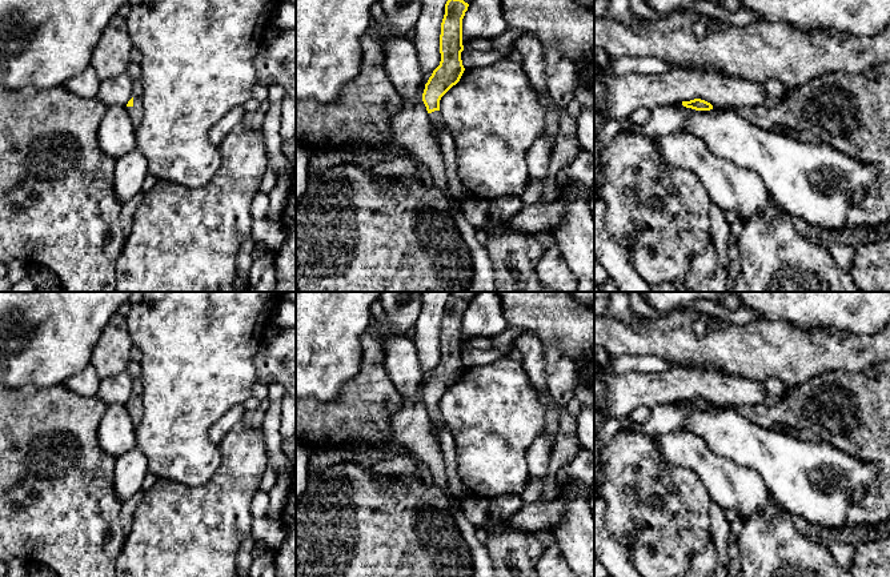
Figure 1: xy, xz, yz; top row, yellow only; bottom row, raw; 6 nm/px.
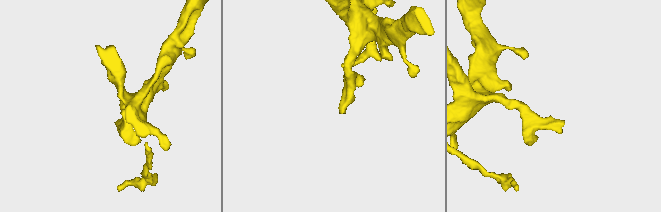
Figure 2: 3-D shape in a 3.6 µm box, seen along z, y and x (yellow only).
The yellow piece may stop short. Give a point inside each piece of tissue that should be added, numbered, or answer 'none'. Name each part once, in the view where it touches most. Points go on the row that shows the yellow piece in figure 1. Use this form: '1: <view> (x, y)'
1: xy (136, 112)

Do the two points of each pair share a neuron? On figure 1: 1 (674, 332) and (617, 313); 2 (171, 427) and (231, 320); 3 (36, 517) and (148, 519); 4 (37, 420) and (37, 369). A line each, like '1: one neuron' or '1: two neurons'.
1: two neurons
2: one neuron
3: two neurons
4: two neurons

